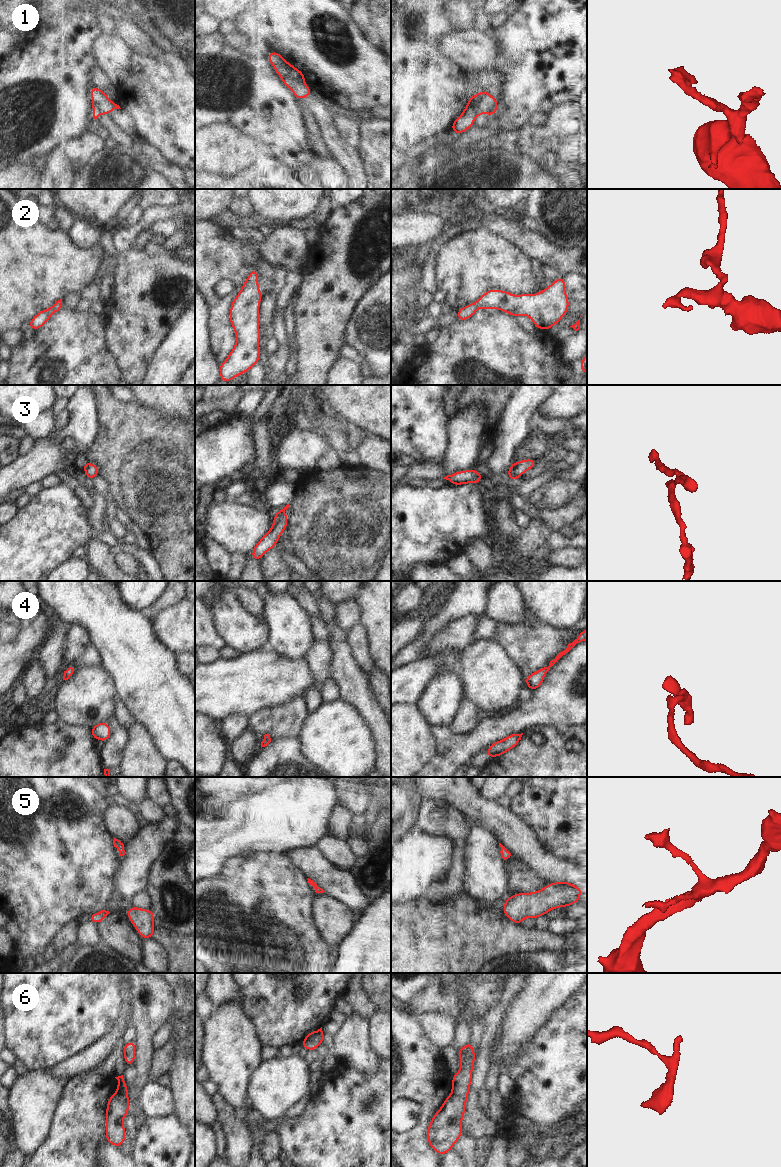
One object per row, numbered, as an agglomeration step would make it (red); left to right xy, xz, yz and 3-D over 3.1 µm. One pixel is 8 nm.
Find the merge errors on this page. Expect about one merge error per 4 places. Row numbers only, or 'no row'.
no row

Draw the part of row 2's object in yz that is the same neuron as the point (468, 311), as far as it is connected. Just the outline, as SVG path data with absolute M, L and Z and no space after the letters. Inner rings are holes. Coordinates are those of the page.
M565 277L557 278L537 294L516 296L504 290L488 290L475 303L457 309L457 321L469 319L479 308L499 309L516 318L526 315L531 318L536 329L549 330L560 322L569 308L569 299L565 292Z

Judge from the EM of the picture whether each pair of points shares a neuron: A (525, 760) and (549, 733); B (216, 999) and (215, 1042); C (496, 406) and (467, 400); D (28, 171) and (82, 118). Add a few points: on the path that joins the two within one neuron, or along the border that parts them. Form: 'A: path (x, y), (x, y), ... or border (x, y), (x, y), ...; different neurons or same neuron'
A: path (533, 758), (549, 741); same neuron
B: border (240, 1006), (233, 1002), (226, 1002), (214, 1007); different neurons
C: path (489, 400), (474, 400); same neuron
D: border (10, 165), (32, 163), (38, 167); different neurons

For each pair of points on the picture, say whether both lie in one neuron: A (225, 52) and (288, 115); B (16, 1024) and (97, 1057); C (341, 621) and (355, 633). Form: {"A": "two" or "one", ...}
{"A": "one", "B": "two", "C": "two"}

